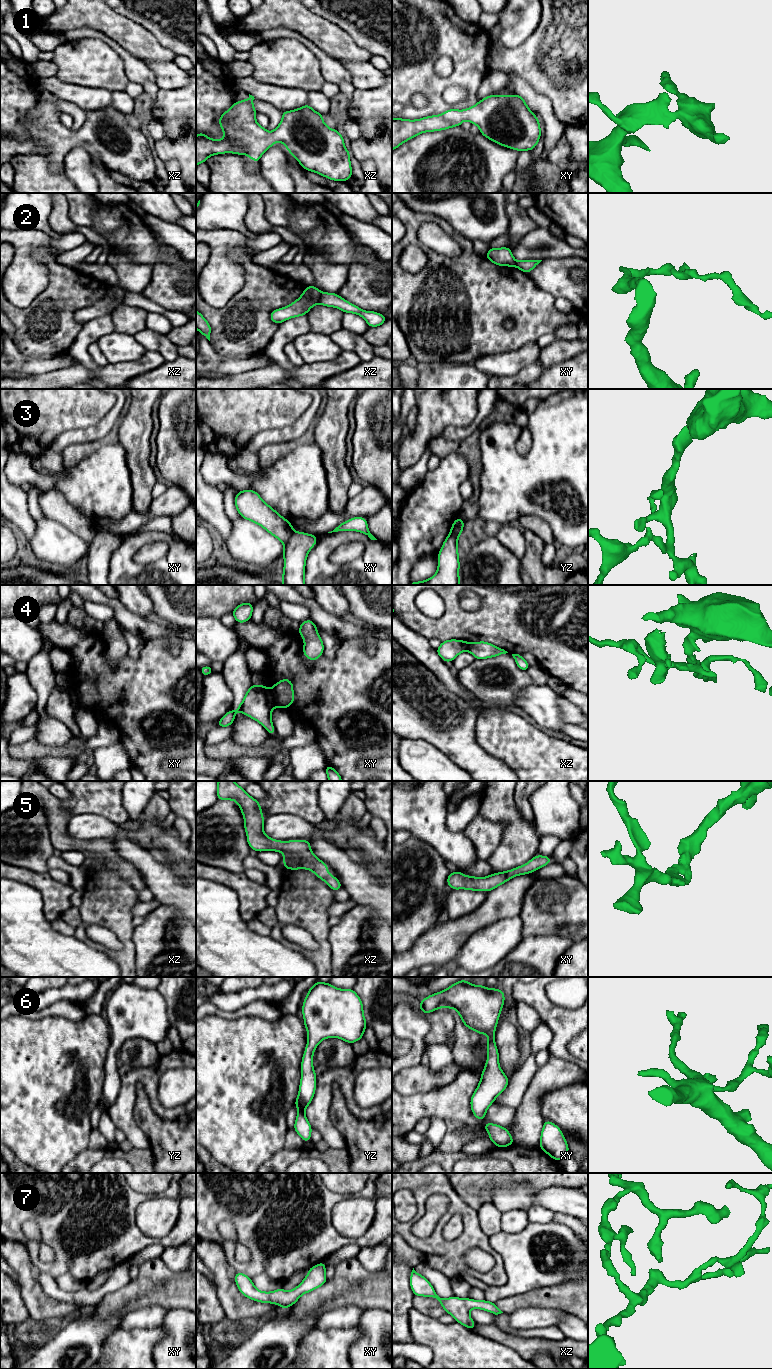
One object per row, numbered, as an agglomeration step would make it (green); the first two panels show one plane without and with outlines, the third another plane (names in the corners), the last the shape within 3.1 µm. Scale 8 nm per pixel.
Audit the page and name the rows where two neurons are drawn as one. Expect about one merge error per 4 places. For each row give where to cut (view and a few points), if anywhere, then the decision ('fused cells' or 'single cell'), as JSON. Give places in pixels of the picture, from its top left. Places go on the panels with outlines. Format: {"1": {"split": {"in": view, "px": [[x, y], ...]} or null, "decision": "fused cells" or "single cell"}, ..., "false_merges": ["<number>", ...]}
{"1": {"split": null, "decision": "single cell"}, "2": {"split": {"in": "xz", "px": [[321, 293], [318, 302]]}, "decision": "fused cells"}, "3": {"split": {"in": "xy", "px": [[293, 531], [284, 543]]}, "decision": "fused cells"}, "4": {"split": {"in": "xy", "px": [[271, 692], [273, 705]]}, "decision": "fused cells"}, "5": {"split": null, "decision": "single cell"}, "6": {"split": null, "decision": "single cell"}, "7": {"split": null, "decision": "single cell"}, "false_merges": ["2", "3", "4"]}

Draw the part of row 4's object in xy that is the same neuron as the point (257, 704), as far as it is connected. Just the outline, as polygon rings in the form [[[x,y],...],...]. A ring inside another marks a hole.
[[[254,685],[247,690],[246,695],[236,710],[228,711],[220,720],[218,727],[231,726],[236,713],[239,711],[244,715],[259,722],[268,733],[275,735],[274,725],[271,720],[273,708],[273,696],[269,688],[264,685]]]

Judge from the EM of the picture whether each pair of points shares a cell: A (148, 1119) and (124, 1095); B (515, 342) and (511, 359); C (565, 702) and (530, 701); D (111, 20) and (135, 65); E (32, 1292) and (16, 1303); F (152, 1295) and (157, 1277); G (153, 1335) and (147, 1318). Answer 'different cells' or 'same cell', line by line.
A: different cells
B: different cells
C: different cells
D: different cells
E: different cells
F: same cell
G: different cells

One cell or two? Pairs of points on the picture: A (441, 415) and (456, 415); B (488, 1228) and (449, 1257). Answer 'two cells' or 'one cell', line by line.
A: one cell
B: two cells

